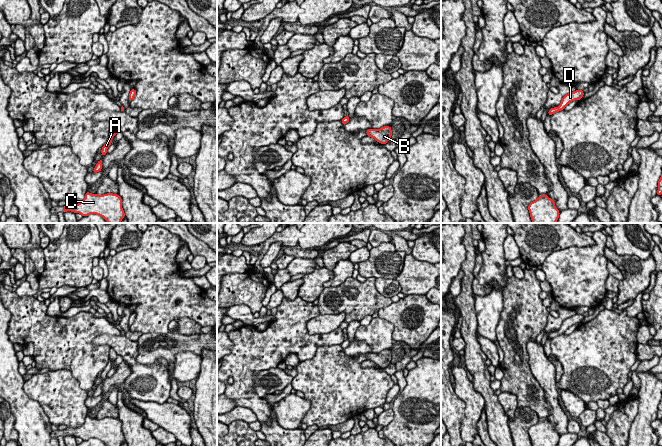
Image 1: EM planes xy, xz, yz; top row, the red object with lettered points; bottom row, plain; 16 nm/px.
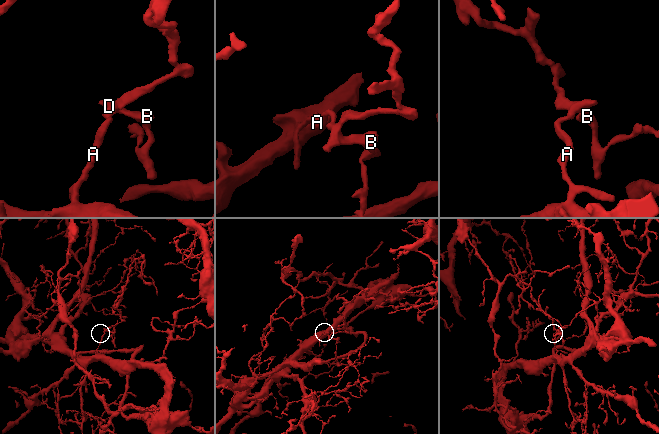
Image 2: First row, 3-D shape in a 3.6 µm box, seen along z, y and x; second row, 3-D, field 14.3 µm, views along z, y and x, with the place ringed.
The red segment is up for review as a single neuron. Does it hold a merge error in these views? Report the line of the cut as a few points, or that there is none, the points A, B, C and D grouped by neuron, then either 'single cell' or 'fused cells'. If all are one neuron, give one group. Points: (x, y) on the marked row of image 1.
no cut; A B C D; single cell

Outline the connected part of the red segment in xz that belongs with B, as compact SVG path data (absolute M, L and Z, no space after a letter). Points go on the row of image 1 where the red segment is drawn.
M384 126L380 129L367 129L366 133L366 136L374 138L382 145L388 143L392 136L391 126Z

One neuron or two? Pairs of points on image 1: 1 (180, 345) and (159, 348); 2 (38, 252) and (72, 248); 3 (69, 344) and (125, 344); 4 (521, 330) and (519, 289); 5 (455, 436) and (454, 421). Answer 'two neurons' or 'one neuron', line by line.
1: one neuron
2: two neurons
3: two neurons
4: one neuron
5: one neuron

